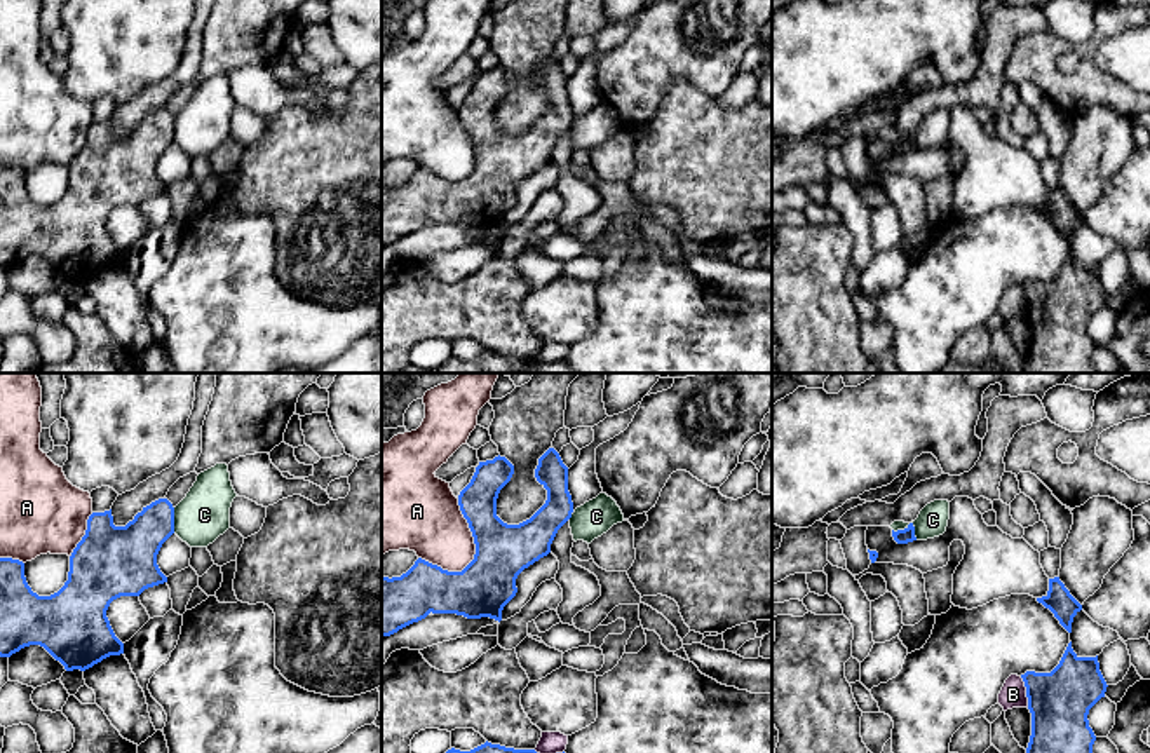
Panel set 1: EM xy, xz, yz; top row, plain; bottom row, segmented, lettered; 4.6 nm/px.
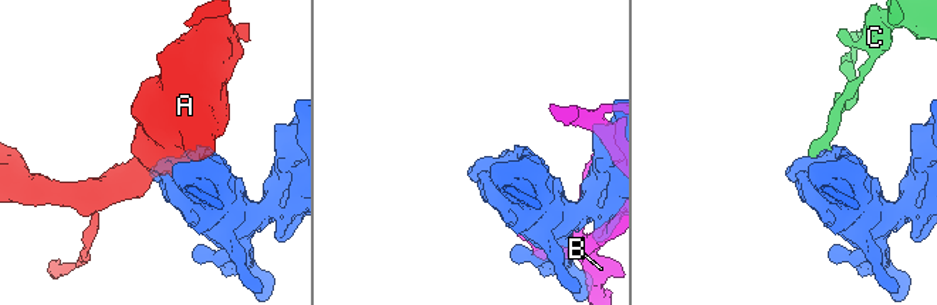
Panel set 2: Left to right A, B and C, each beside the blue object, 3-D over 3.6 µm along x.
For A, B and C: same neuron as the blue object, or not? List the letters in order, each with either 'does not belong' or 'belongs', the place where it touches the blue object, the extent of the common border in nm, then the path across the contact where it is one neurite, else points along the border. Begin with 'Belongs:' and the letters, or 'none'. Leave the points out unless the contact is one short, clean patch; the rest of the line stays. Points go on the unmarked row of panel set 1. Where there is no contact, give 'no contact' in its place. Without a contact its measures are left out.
Belongs: none
A: does not belong; meets blue in xz at (474, 150); contact 340 nm long
B: does not belong; meets blue in yz at (1027, 302); contact 150 nm long
C: does not belong; meets blue in yz at (910, 133); contact 130 nm long; border along yz (892, 138), (903, 140), (910, 133), (917, 149)

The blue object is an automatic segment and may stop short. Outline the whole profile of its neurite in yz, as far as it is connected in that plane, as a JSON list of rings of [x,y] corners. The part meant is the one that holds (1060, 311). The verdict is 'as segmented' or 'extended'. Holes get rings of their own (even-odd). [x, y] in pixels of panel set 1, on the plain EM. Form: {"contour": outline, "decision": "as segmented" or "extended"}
{"contour": [[[1072,251],[1051,282],[1021,284],[1032,345],[1023,373],[1098,373],[1089,319],[1105,307],[1106,291],[1096,267],[1079,267]]], "decision": "as segmented"}

